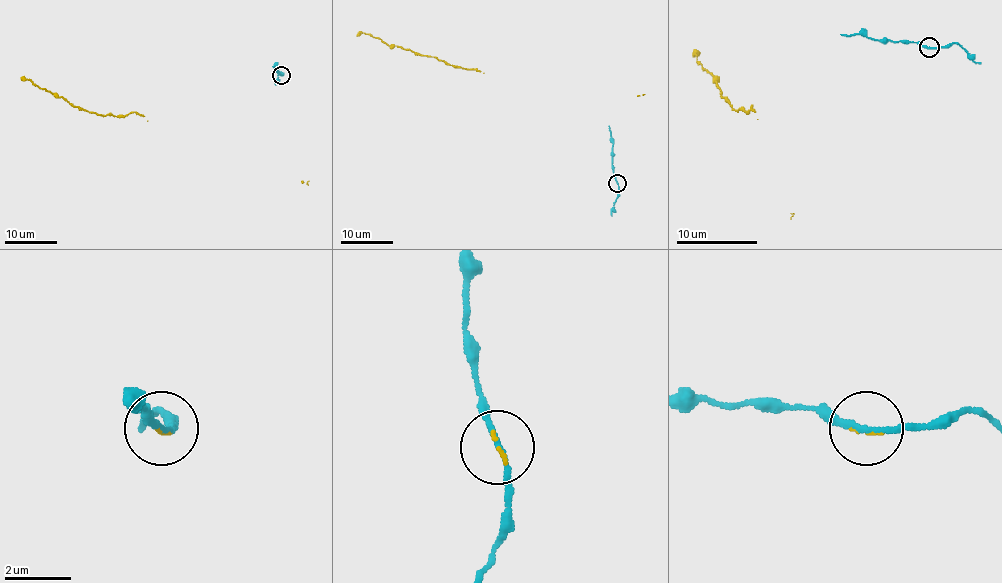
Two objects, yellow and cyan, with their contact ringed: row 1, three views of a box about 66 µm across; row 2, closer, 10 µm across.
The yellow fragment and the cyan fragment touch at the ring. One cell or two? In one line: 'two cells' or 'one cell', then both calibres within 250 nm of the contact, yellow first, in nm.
one cell; calibres 60 and 160 nm

